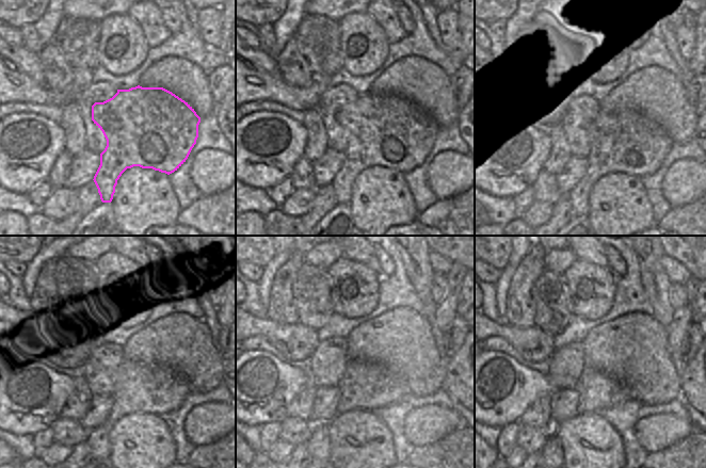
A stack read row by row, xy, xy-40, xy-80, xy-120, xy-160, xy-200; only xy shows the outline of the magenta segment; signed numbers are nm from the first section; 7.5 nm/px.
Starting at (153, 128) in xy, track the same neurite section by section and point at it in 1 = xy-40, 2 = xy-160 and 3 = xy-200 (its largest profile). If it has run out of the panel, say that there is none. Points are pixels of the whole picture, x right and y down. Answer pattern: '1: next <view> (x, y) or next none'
1: next xy-40 (386, 130)
2: next xy-160 (365, 386)
3: next xy-200 (598, 390)

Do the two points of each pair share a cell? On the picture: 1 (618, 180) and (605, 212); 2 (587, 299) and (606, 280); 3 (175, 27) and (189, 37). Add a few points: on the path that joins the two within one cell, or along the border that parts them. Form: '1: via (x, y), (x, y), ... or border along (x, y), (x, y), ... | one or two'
1: via (618, 188), (616, 200), (612, 205) | one
2: via (591, 294), (602, 284) | one
3: border along (180, 17), (180, 28), (171, 34) | two

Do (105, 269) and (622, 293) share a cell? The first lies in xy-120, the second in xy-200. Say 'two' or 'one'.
two

